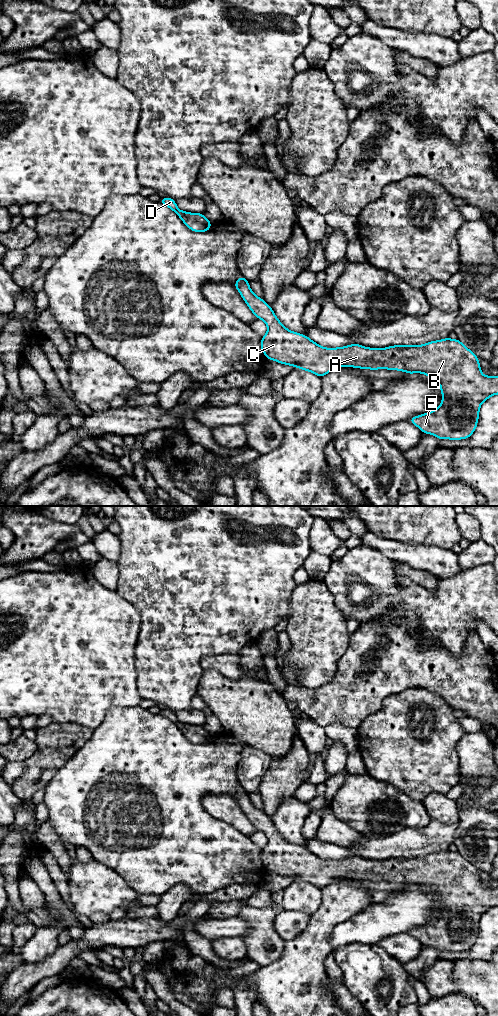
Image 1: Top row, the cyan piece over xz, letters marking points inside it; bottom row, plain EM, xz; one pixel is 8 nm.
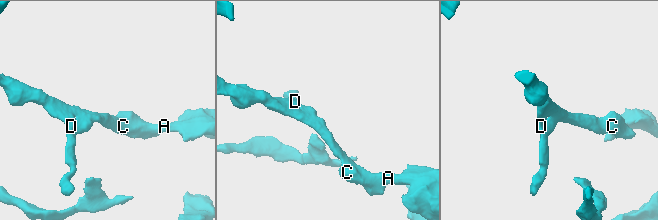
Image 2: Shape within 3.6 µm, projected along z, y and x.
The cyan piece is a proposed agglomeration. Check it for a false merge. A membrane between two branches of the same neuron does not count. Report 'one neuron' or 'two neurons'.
one neuron

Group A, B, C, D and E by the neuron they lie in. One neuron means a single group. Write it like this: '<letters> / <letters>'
A B C D E

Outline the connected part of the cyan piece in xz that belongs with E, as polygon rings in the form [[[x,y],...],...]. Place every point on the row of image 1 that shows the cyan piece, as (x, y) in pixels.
[[[242,275],[236,280],[234,286],[239,291],[243,300],[256,318],[263,320],[267,325],[268,331],[264,336],[262,336],[260,344],[267,359],[271,359],[285,365],[294,366],[305,371],[310,371],[321,378],[337,367],[355,367],[371,370],[395,369],[398,371],[405,371],[407,374],[423,373],[439,383],[441,387],[440,392],[444,396],[441,399],[442,404],[431,412],[409,419],[409,422],[416,425],[423,433],[434,435],[439,440],[460,440],[470,438],[477,427],[481,404],[491,396],[498,394],[498,376],[484,376],[481,373],[478,357],[458,339],[445,338],[438,341],[431,341],[423,345],[395,345],[382,349],[368,348],[360,344],[351,344],[338,348],[324,348],[313,342],[308,336],[290,331],[284,327],[274,314],[271,306],[268,305],[264,299],[261,299],[254,294],[249,287],[249,281],[247,281]]]

